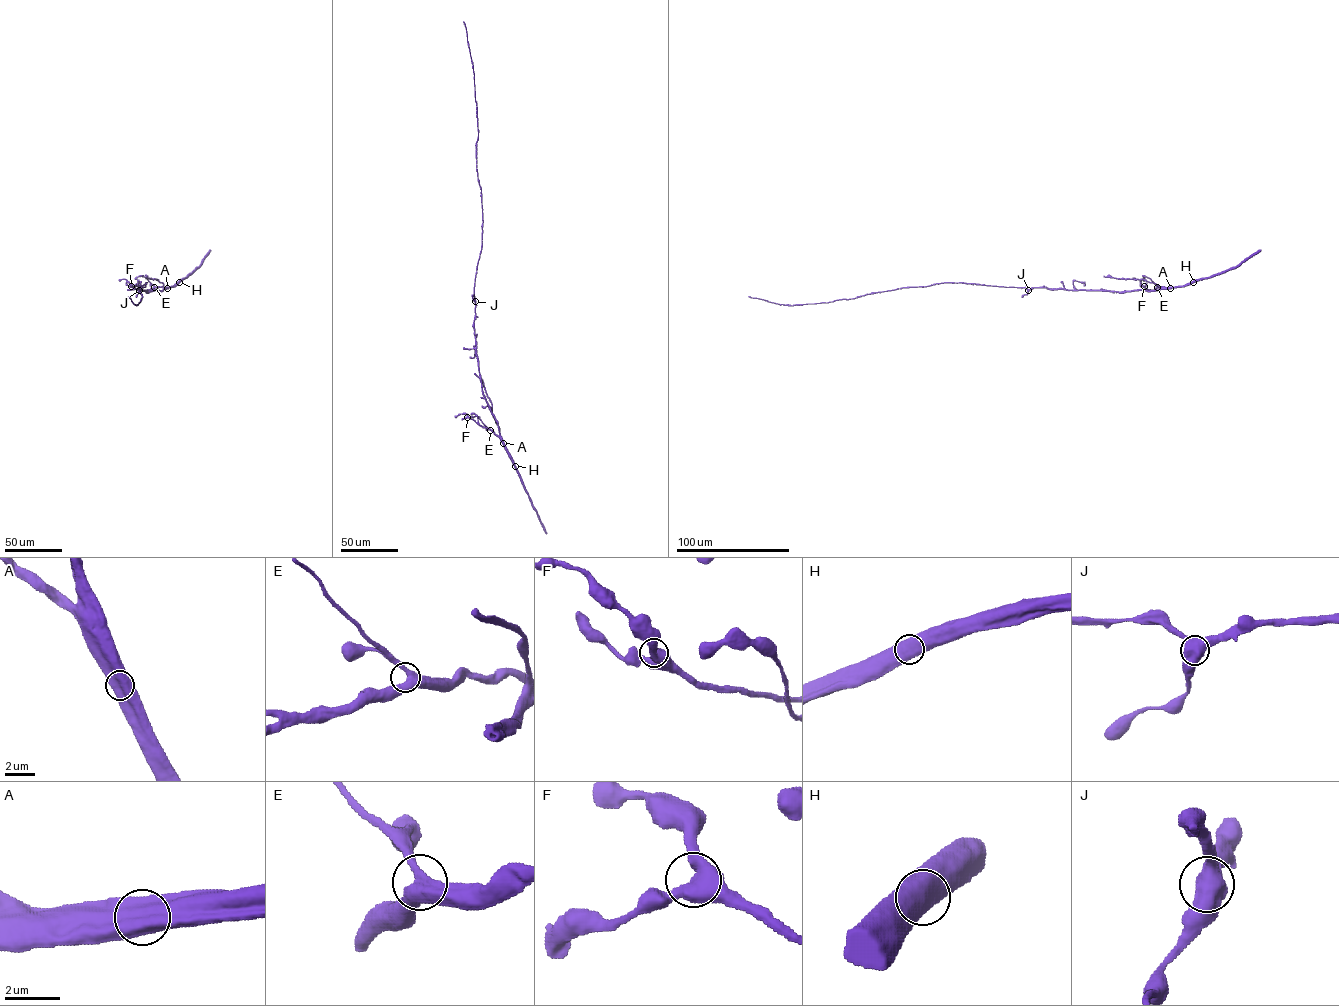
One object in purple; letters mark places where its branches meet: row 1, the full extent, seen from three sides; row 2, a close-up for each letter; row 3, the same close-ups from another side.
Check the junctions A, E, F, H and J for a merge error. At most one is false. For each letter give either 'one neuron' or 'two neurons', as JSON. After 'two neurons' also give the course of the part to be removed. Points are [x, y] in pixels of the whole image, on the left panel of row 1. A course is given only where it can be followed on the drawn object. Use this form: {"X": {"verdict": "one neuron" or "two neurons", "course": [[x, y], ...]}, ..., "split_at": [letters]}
{"A": {"verdict": "one neuron"}, "E": {"verdict": "one neuron"}, "F": {"verdict": "one neuron"}, "H": {"verdict": "one neuron"}, "J": {"verdict": "one neuron"}, "split_at": []}

